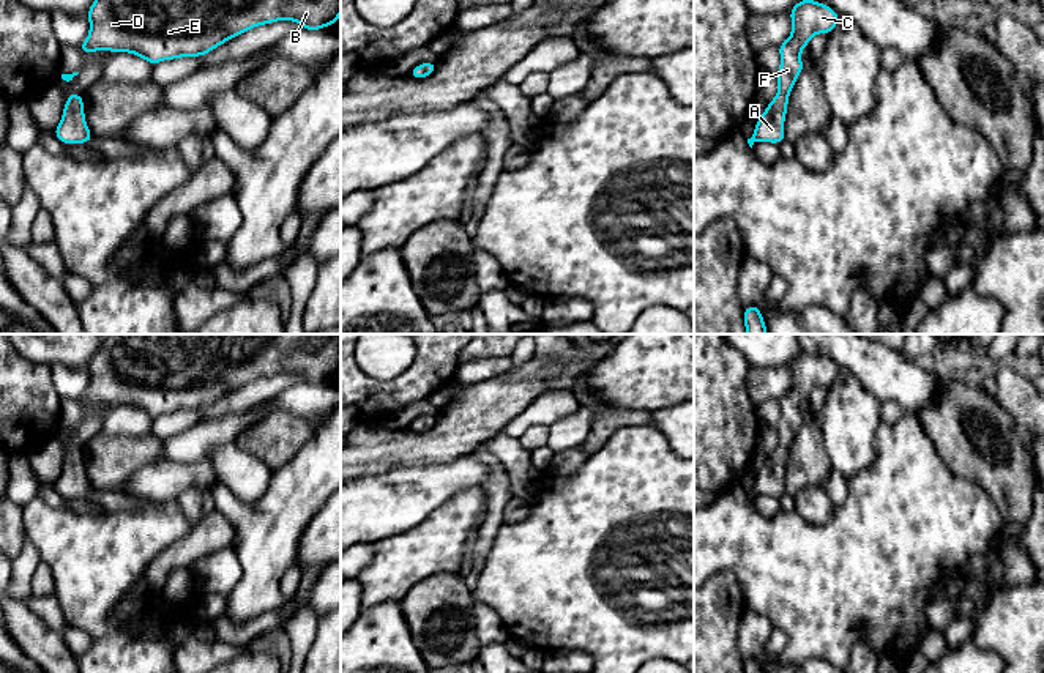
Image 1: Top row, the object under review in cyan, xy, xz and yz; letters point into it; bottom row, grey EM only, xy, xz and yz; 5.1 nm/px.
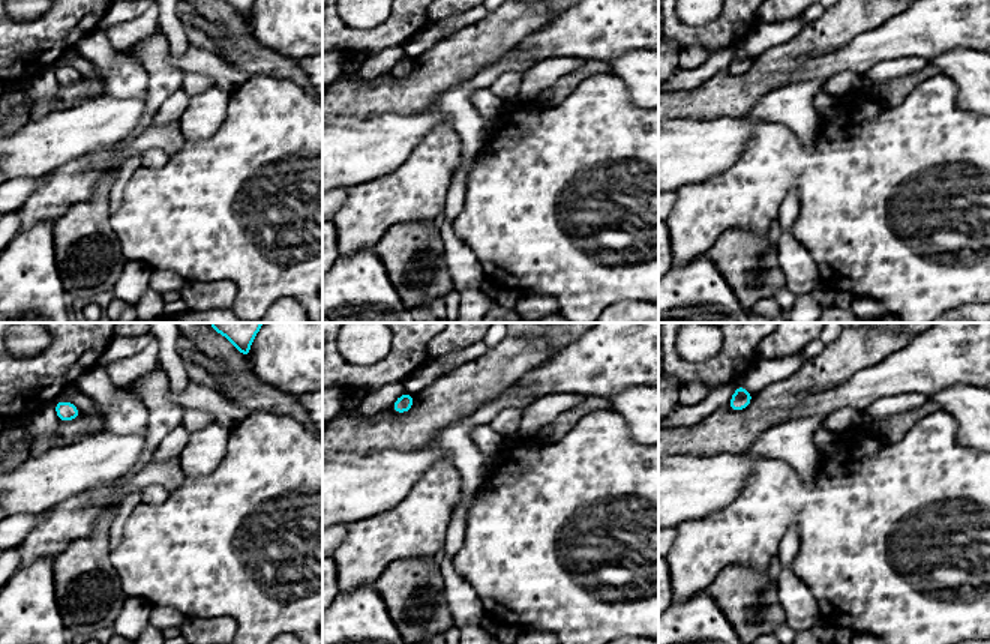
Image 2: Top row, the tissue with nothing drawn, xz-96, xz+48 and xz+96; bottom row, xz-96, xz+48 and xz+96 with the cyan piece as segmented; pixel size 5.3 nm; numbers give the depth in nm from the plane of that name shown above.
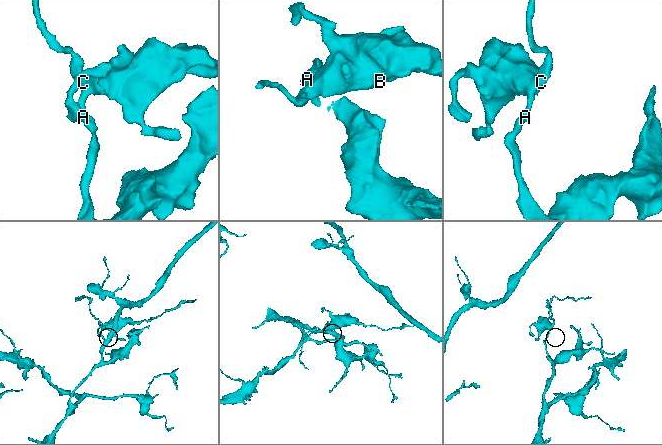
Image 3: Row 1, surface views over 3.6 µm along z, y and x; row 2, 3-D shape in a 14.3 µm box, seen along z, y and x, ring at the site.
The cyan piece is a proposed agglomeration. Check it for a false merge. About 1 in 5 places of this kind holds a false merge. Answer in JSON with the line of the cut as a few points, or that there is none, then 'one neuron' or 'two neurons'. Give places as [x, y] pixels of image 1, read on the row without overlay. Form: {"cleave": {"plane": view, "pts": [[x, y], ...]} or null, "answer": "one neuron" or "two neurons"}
{"cleave": null, "answer": "one neuron"}

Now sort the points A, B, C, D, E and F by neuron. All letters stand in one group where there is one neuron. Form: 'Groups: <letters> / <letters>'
Groups: A B C D E F

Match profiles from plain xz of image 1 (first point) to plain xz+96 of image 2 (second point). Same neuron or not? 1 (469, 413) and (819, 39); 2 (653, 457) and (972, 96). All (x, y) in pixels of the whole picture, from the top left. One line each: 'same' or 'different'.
1: same
2: different

